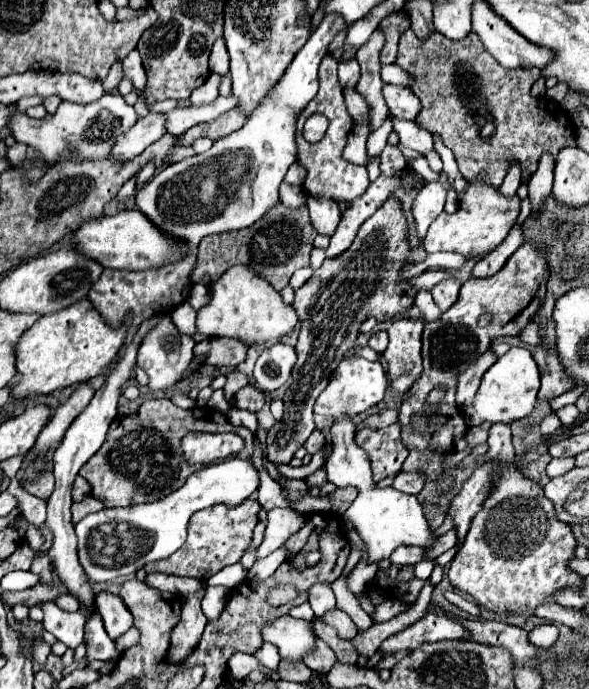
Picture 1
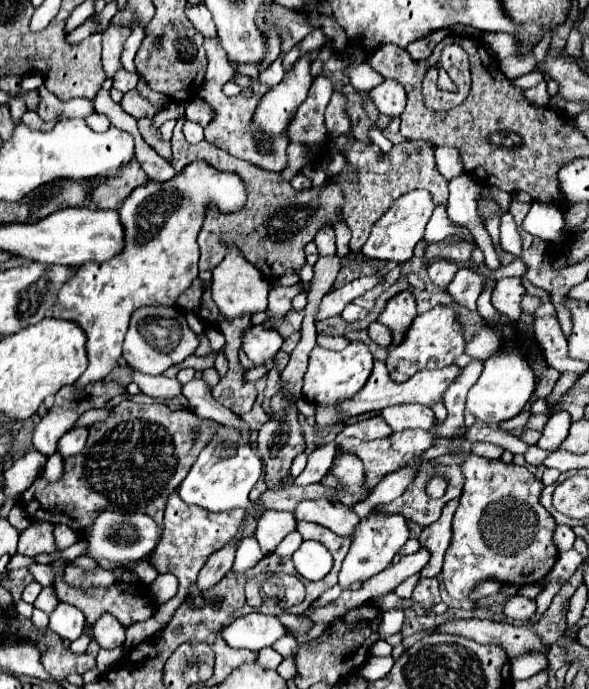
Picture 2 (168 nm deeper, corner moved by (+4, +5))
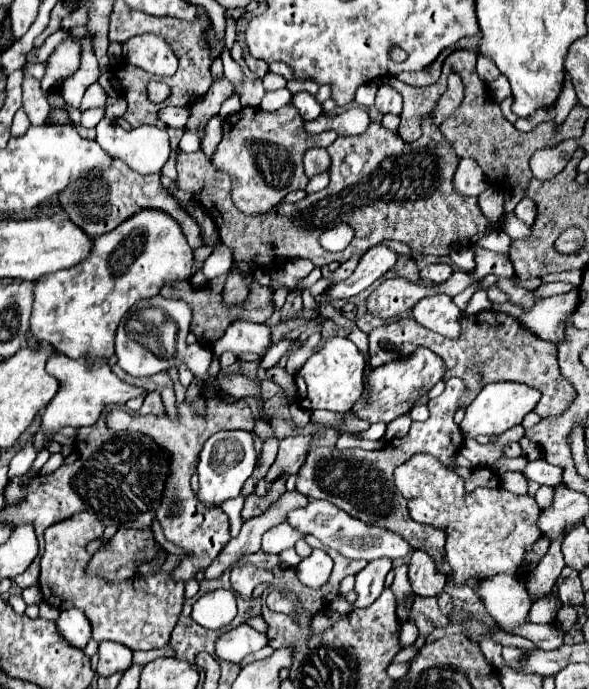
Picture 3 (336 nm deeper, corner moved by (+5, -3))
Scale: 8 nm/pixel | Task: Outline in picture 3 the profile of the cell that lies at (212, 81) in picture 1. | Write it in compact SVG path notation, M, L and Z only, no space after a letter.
M305 90L293 94L293 100L291 100L291 102L301 110L301 116L303 116L305 120L315 120L317 116L323 114L321 104L315 100L313 94L309 94L309 92L305 92Z

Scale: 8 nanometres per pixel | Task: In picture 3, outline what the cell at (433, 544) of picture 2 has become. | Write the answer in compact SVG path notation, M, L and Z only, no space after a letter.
M413 552L409 562L409 582L417 596L435 596L443 590L447 578L443 572L439 572L431 554Z

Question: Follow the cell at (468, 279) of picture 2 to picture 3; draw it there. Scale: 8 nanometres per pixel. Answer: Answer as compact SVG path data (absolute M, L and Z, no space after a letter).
M447 294L427 296L421 302L417 302L417 306L413 308L413 318L421 326L425 326L437 334L443 334L447 338L461 336L463 312L457 308L453 298Z

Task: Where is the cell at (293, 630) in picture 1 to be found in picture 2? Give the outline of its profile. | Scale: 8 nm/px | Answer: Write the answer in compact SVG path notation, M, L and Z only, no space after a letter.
M246 614L230 622L222 638L230 648L244 648L252 652L260 652L266 646L272 646L278 638L286 634L286 628L276 616L266 614Z

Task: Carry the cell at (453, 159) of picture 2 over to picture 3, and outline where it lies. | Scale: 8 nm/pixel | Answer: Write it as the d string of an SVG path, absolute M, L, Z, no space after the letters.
M461 158L457 174L453 176L453 188L463 196L479 196L485 188L489 188L489 182L475 160Z

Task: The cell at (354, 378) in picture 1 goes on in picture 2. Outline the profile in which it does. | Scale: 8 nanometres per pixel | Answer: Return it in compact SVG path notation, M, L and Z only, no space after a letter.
M352 340L340 352L316 346L310 352L308 370L304 374L302 396L310 404L326 404L326 402L338 402L342 398L350 398L352 394L356 394L366 384L366 378L370 376L370 366L372 366L372 354L364 342Z

